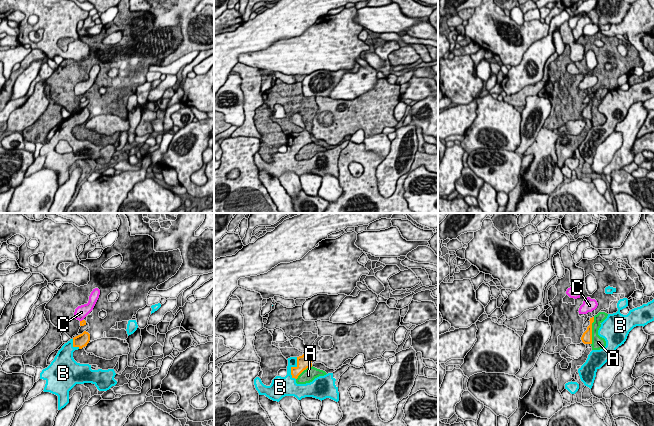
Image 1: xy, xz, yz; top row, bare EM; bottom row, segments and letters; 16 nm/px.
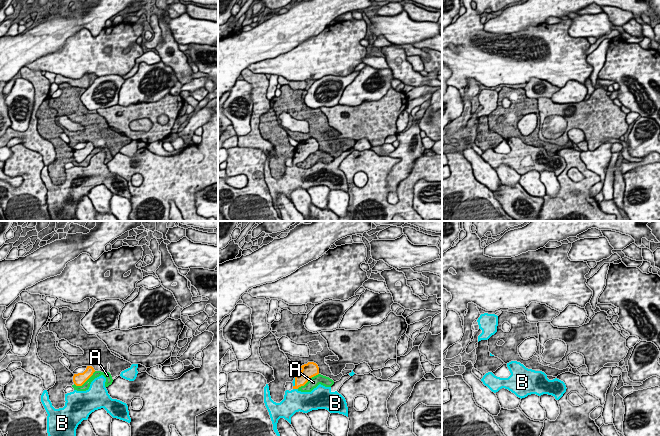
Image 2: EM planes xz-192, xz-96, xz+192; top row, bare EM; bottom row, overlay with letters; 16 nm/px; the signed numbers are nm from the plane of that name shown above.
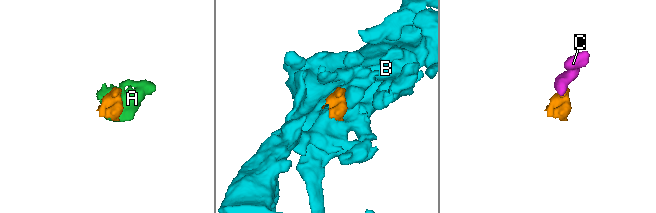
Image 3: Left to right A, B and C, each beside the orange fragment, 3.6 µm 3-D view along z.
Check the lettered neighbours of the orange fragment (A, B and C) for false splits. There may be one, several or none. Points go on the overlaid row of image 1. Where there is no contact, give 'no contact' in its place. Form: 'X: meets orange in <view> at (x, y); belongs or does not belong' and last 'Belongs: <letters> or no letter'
A: meets orange in yz at (591, 331); does not belong
B: meets orange in xz at (292, 367); belongs
C: meets orange in xy at (82, 320); belongs
Belongs: B, C

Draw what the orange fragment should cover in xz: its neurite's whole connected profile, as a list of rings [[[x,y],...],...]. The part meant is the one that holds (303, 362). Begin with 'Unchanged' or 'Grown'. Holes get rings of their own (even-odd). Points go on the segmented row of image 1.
Grown. [[[304,353],[299,357],[290,357],[285,377],[276,376],[270,386],[262,383],[259,377],[254,379],[254,385],[259,395],[265,395],[273,401],[279,402],[285,396],[294,396],[298,400],[313,397],[319,400],[330,398],[339,401],[338,382],[340,376],[348,369],[349,364],[341,366],[333,373],[315,378],[306,384],[297,384],[296,379],[307,368],[312,367],[311,357]]]

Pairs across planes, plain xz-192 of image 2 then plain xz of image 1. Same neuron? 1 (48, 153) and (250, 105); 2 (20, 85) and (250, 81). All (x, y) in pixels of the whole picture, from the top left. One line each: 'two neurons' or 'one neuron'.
1: one neuron
2: two neurons

